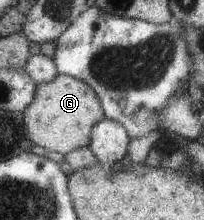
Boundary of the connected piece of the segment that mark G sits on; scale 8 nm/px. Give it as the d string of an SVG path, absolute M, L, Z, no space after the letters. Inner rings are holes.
M57 74L48 83L36 85L31 104L22 112L27 138L51 152L63 155L88 146L92 126L104 117L99 96L88 83L69 75Z

